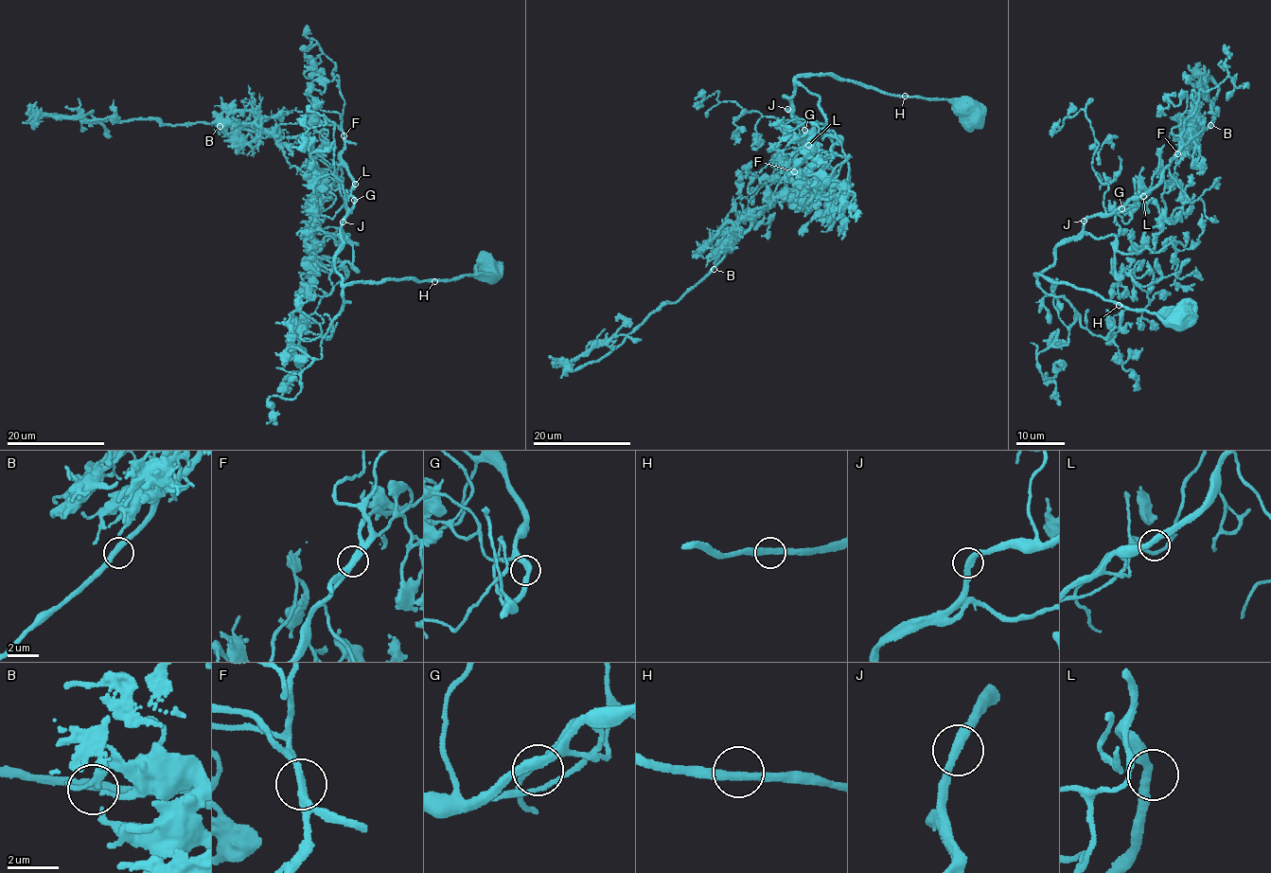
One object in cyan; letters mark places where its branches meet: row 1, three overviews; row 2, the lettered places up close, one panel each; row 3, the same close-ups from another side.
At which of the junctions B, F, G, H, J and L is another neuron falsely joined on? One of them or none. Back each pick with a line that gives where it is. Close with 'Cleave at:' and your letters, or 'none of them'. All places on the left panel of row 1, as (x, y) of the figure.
F: place (344, 135)
Cleave at: F

